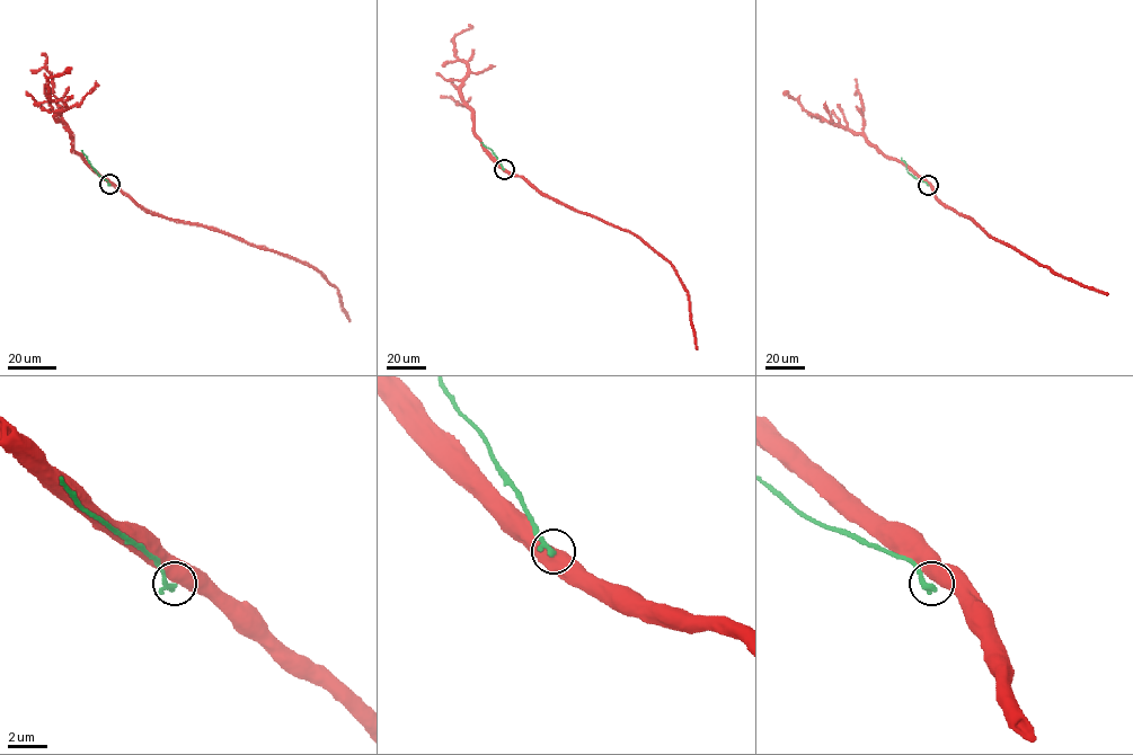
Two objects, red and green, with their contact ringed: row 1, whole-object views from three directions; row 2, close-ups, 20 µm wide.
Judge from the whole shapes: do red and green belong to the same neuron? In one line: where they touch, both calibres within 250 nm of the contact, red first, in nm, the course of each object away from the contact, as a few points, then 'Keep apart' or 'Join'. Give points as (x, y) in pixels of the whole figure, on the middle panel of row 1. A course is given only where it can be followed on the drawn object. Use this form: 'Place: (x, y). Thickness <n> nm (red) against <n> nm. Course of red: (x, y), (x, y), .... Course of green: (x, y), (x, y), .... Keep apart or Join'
Place: (504, 169). Thickness 750 nm (red) against 320 nm. Course of red: (504, 169), (522, 176), (538, 191), (576, 210), (627, 230), (662, 256), (687, 291), (697, 349). Course of green: (504, 169), (493, 151), (480, 142). Keep apart

